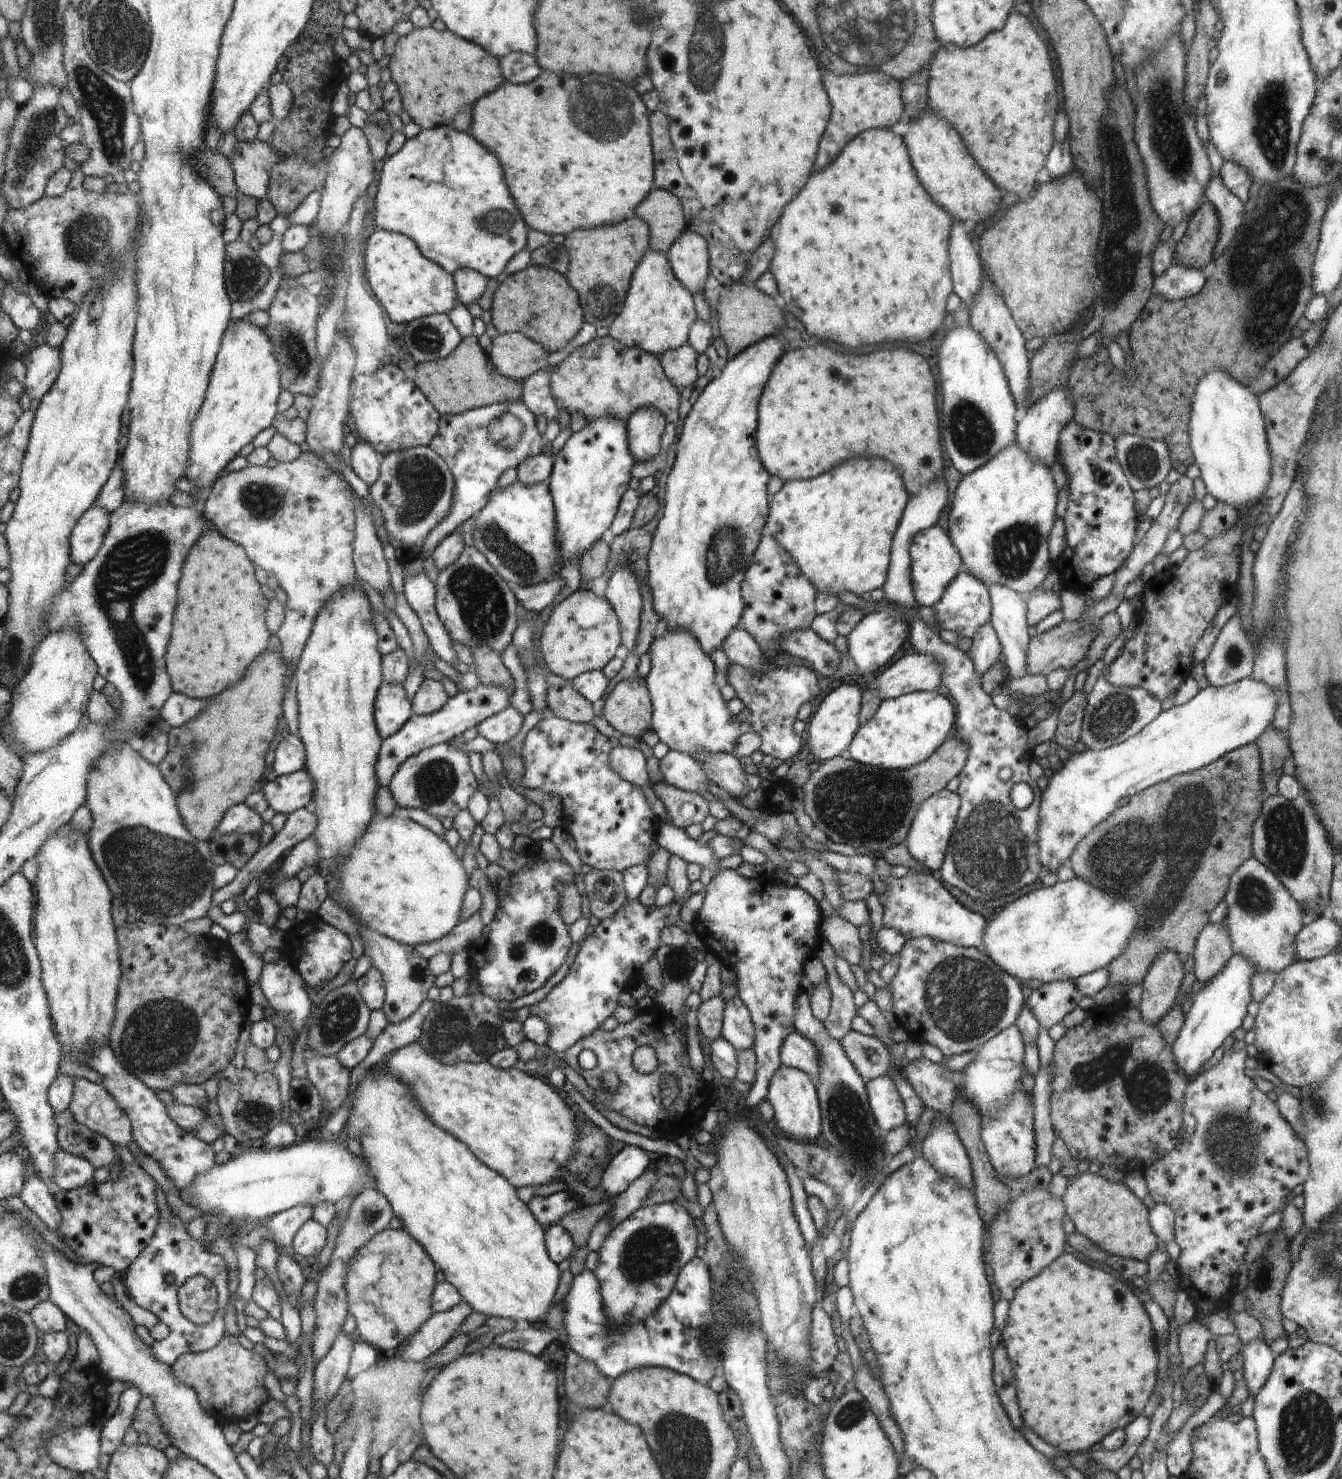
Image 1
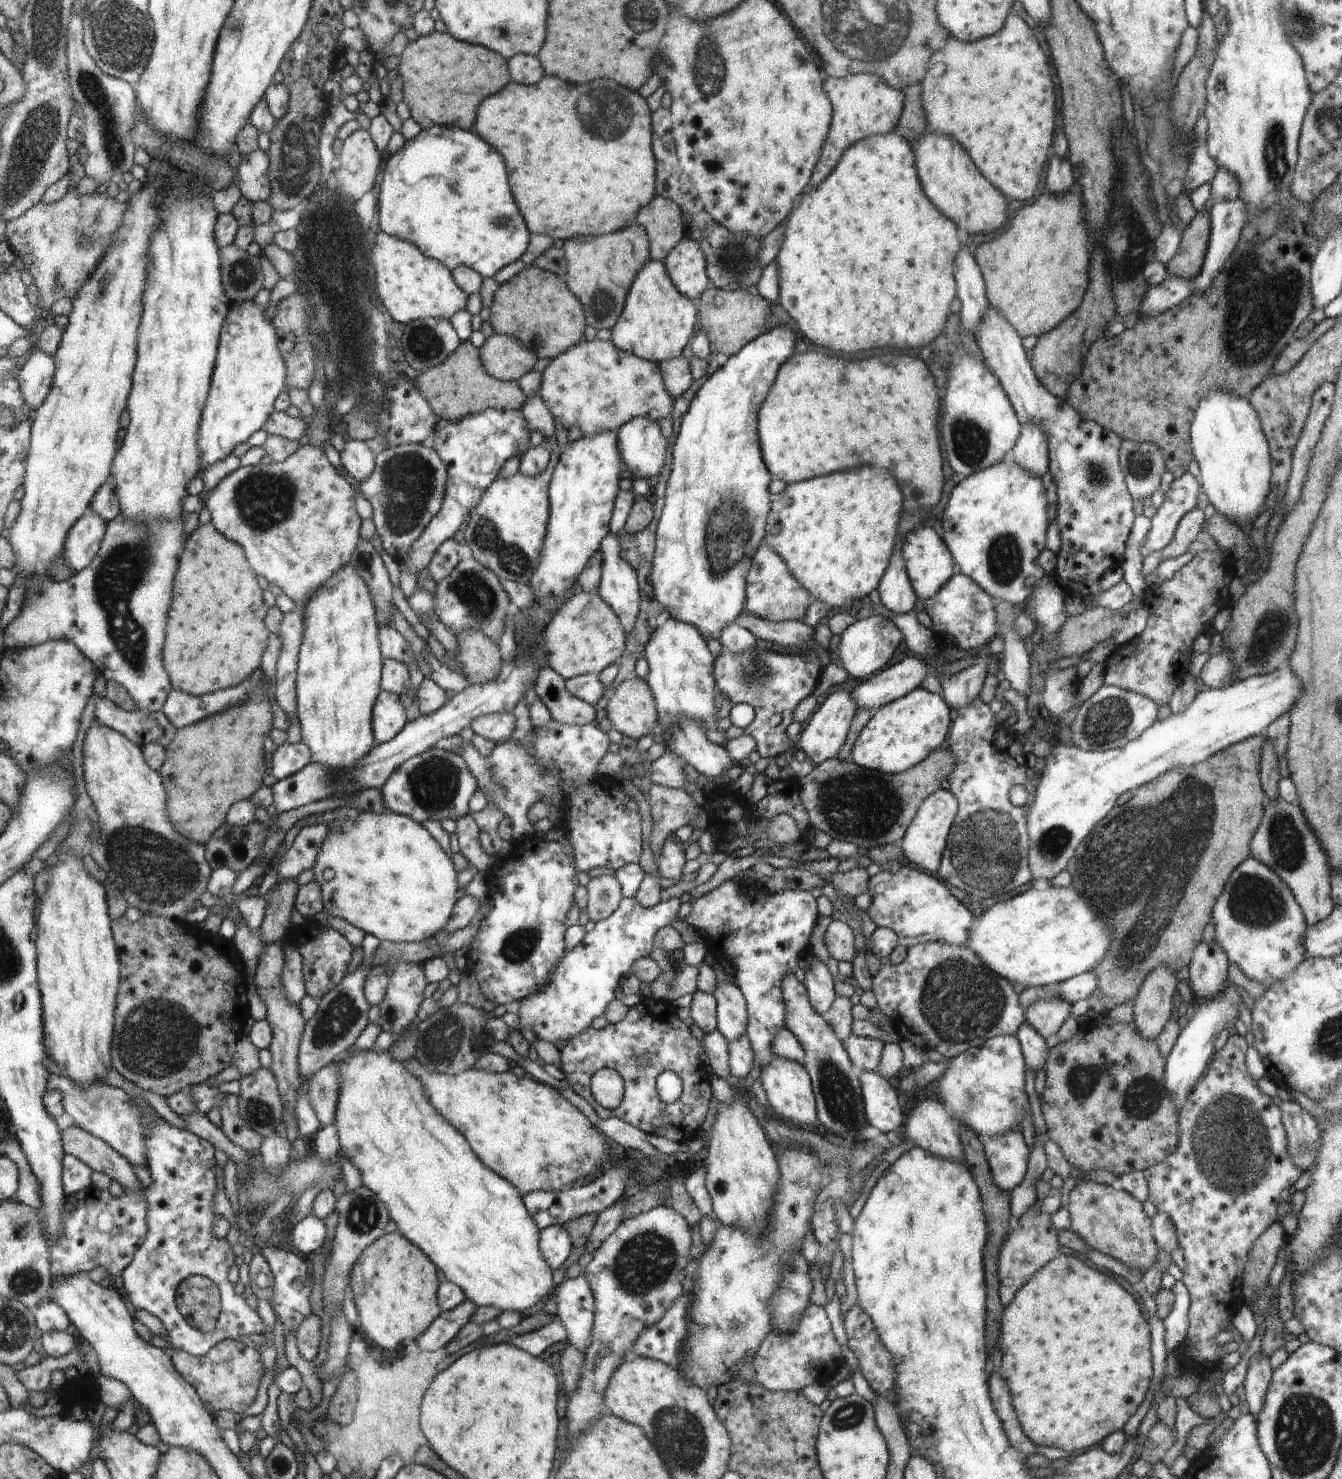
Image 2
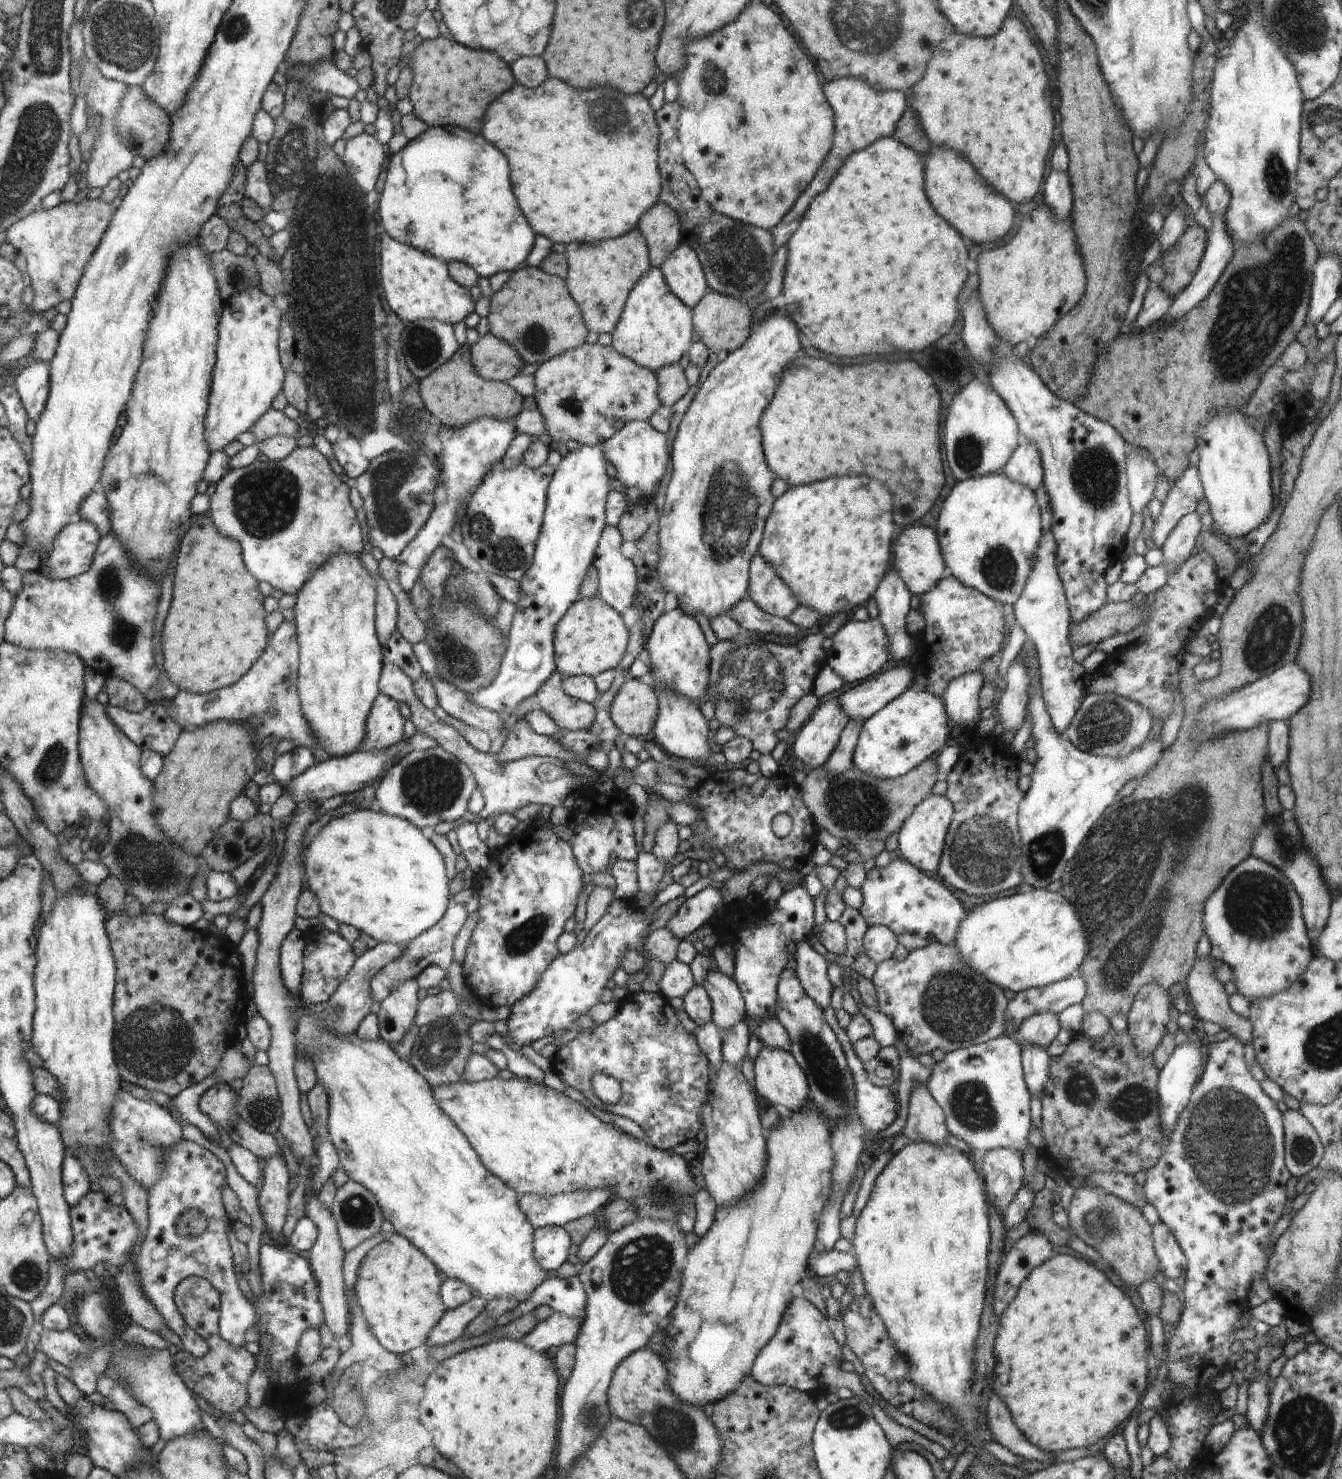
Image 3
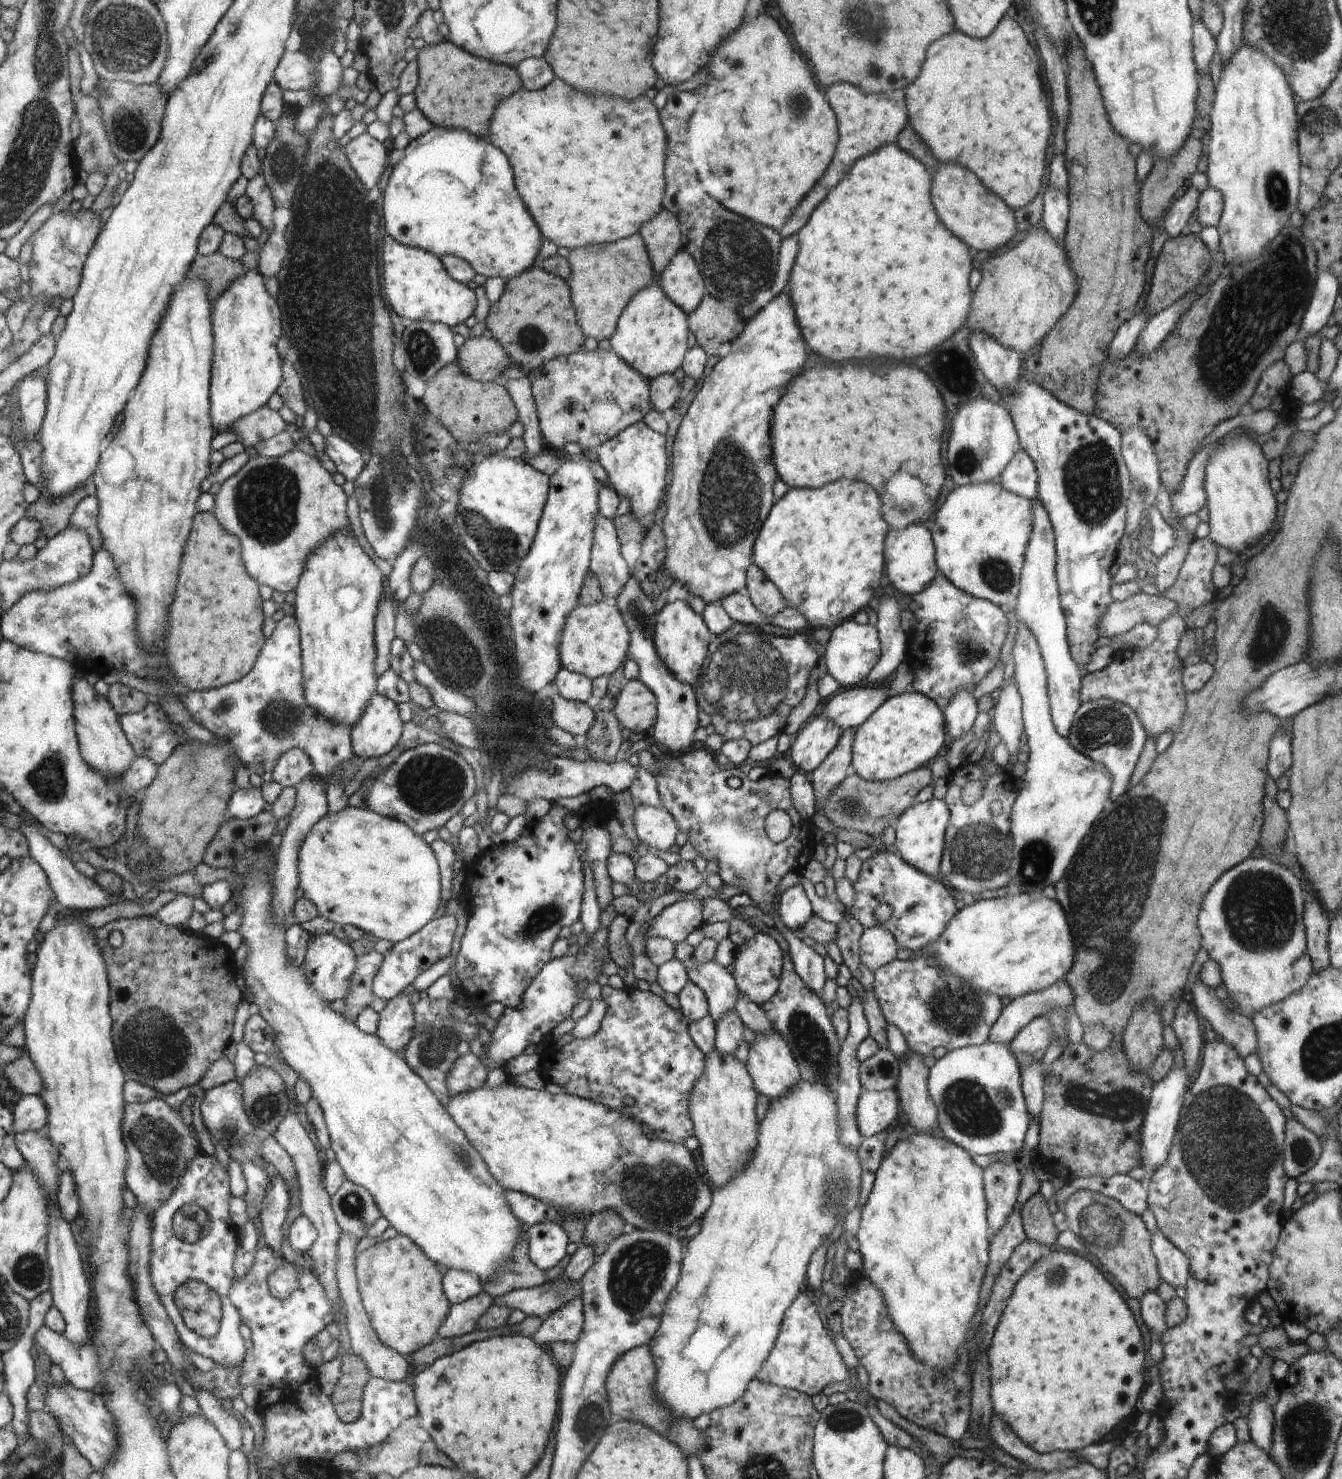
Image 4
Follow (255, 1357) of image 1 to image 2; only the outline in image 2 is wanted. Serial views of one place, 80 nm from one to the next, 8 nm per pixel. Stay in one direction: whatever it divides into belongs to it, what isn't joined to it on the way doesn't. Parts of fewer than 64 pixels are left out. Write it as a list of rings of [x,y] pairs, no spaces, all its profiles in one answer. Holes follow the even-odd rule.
[[[224,1339],[217,1342],[212,1348],[212,1354],[208,1353],[206,1357],[197,1357],[186,1351],[174,1352],[173,1361],[184,1378],[199,1390],[207,1408],[212,1412],[230,1410],[242,1415],[258,1394],[262,1376],[260,1354],[254,1348],[240,1344],[238,1340]]]

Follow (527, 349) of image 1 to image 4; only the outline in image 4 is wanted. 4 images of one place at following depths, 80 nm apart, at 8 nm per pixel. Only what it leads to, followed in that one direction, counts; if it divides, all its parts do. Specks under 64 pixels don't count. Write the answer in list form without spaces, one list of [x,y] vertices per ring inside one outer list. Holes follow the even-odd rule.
[[[488,333],[466,339],[461,349],[457,351],[457,360],[470,378],[481,383],[493,381],[506,366],[512,365],[510,355],[504,350],[504,346]]]

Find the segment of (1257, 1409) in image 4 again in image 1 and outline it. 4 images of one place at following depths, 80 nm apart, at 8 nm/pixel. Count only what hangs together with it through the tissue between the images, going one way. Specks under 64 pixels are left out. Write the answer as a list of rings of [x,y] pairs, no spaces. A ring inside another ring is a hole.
[[[1262,1336],[1252,1340],[1246,1348],[1242,1348],[1244,1380],[1249,1395],[1256,1396],[1270,1376],[1273,1367],[1272,1352]]]

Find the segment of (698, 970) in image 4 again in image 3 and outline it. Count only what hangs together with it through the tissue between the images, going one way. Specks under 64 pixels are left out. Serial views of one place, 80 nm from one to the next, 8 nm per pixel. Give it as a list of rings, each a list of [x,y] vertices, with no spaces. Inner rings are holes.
[[[710,969],[703,982],[704,990],[711,997],[714,1016],[711,1018],[721,1033],[731,1029],[746,1016],[746,1000],[734,978],[719,969]]]

